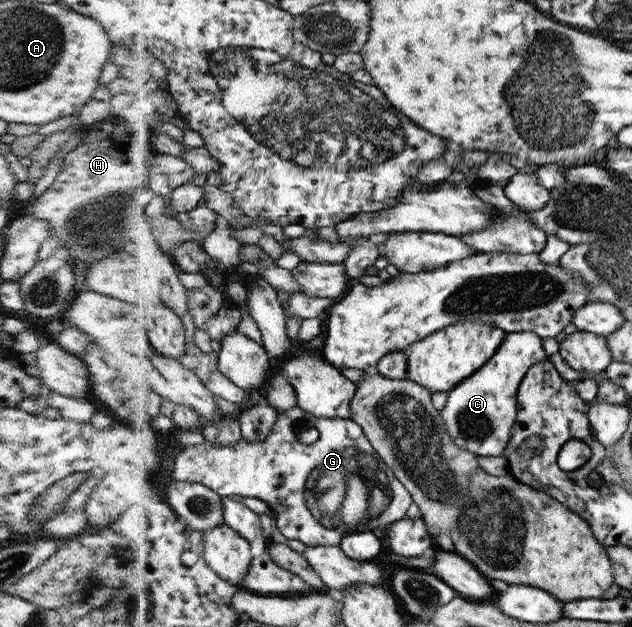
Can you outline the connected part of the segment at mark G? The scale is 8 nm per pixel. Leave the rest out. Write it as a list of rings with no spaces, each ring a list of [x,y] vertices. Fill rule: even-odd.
[[[297,406],[284,414],[277,415],[277,424],[271,429],[271,433],[261,441],[247,441],[245,437],[238,441],[236,445],[233,446],[217,446],[215,442],[211,440],[205,440],[205,443],[201,445],[190,445],[185,447],[179,455],[177,455],[175,465],[168,474],[173,474],[175,478],[173,480],[183,481],[183,482],[199,482],[205,486],[209,486],[212,490],[217,491],[222,494],[225,498],[228,496],[235,496],[235,494],[241,495],[243,497],[260,498],[266,501],[271,508],[275,510],[275,516],[277,518],[278,526],[285,533],[285,536],[293,540],[301,540],[308,544],[308,546],[341,546],[343,540],[346,536],[351,536],[352,534],[361,534],[364,532],[371,532],[379,526],[390,526],[391,523],[398,521],[406,516],[407,510],[410,510],[411,504],[414,500],[411,500],[411,493],[406,490],[406,486],[394,474],[391,467],[383,461],[383,455],[379,453],[373,441],[367,437],[367,431],[361,423],[353,420],[352,418],[320,418],[315,414],[310,414],[306,412],[303,408]],[[311,428],[317,428],[320,432],[320,437],[318,441],[312,444],[305,444],[301,442],[301,432],[305,430],[311,430]]]

